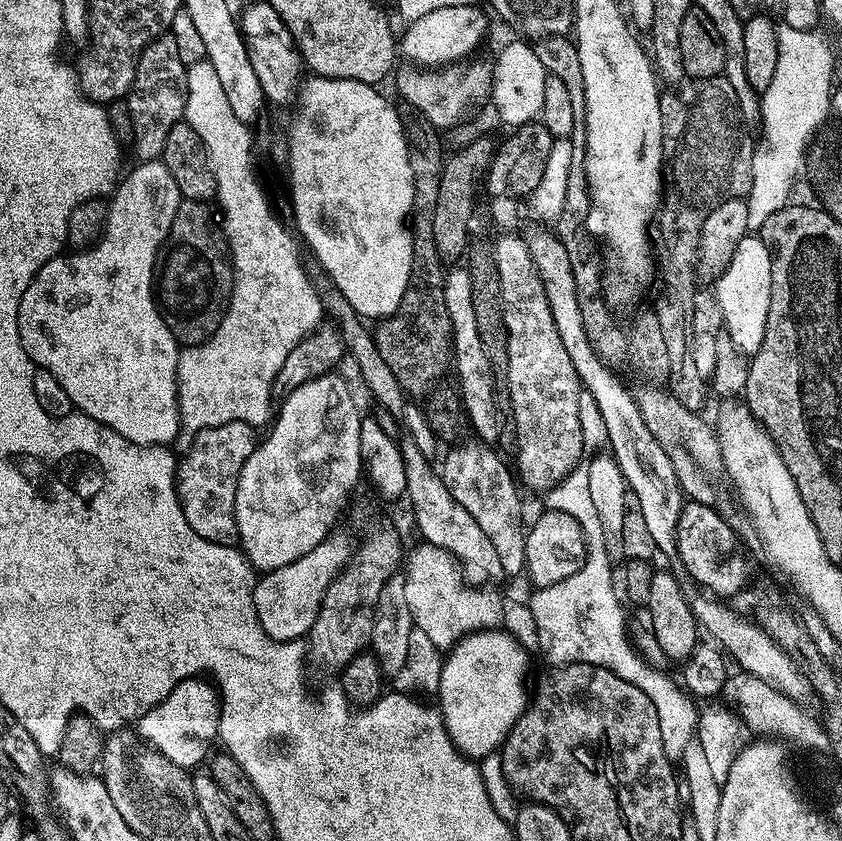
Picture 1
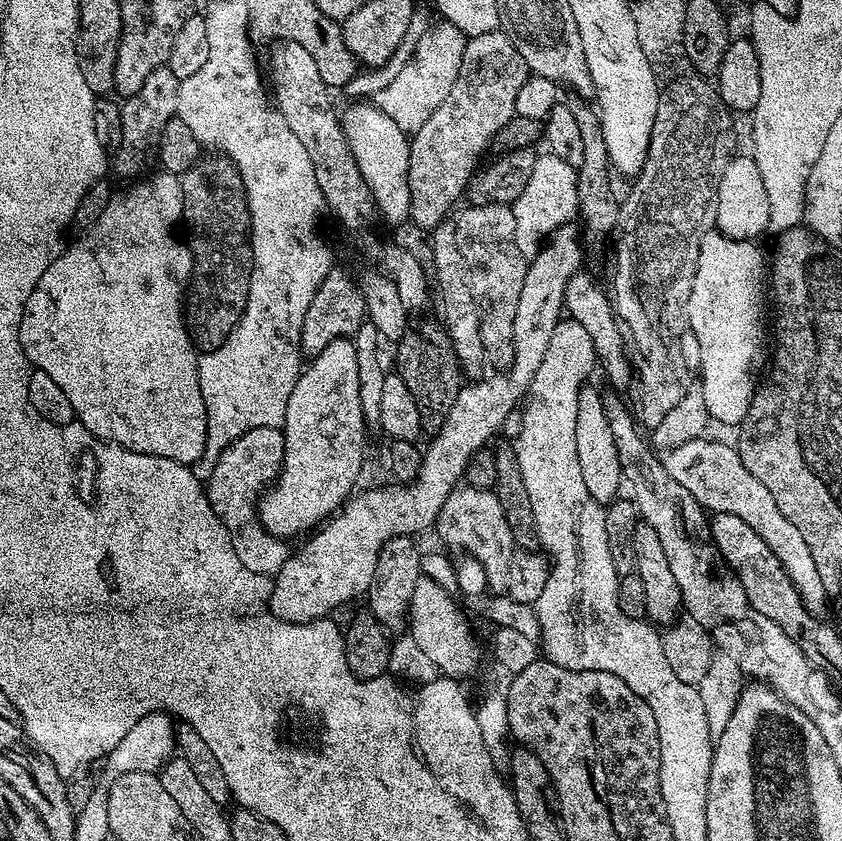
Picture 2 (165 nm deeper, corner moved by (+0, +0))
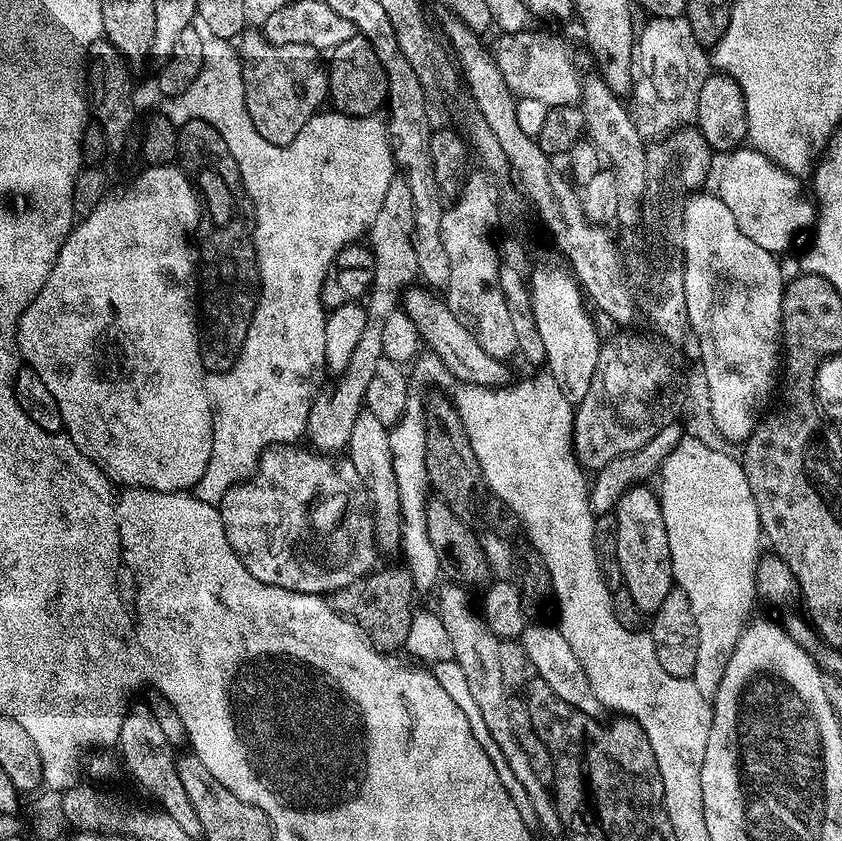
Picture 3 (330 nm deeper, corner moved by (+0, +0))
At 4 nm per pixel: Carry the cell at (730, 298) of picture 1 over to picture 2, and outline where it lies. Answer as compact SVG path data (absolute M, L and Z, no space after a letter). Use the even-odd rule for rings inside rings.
M710 231L702 242L702 250L698 250L698 270L694 274L694 290L690 290L690 306L688 307L688 326L695 337L698 338L699 349L702 352L701 368L698 377L704 385L700 383L698 391L703 399L703 408L707 410L711 419L717 424L736 424L740 426L748 419L748 407L752 401L754 383L752 384L752 363L756 360L756 355L760 352L760 335L764 332L764 292L766 296L766 256L756 249L757 245L751 240L735 240L729 236L724 236L718 231Z

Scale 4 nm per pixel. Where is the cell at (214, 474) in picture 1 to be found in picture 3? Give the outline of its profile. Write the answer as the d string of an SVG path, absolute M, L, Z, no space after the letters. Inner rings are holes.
M295 443L269 445L260 455L255 473L233 485L230 490L226 490L226 494L218 505L226 530L226 538L234 550L234 554L238 554L242 566L246 566L246 570L250 570L250 574L254 574L254 578L258 578L258 582L266 582L270 586L282 586L286 590L295 592L315 592L317 594L329 594L328 592L336 592L339 588L350 587L349 589L351 589L377 567L378 549L372 525L372 510L368 502L368 491L364 488L362 478L358 478L358 470L354 470L354 462L350 462L347 458L337 458L332 454L317 454L307 447L304 447L305 449L296 447L300 446Z

